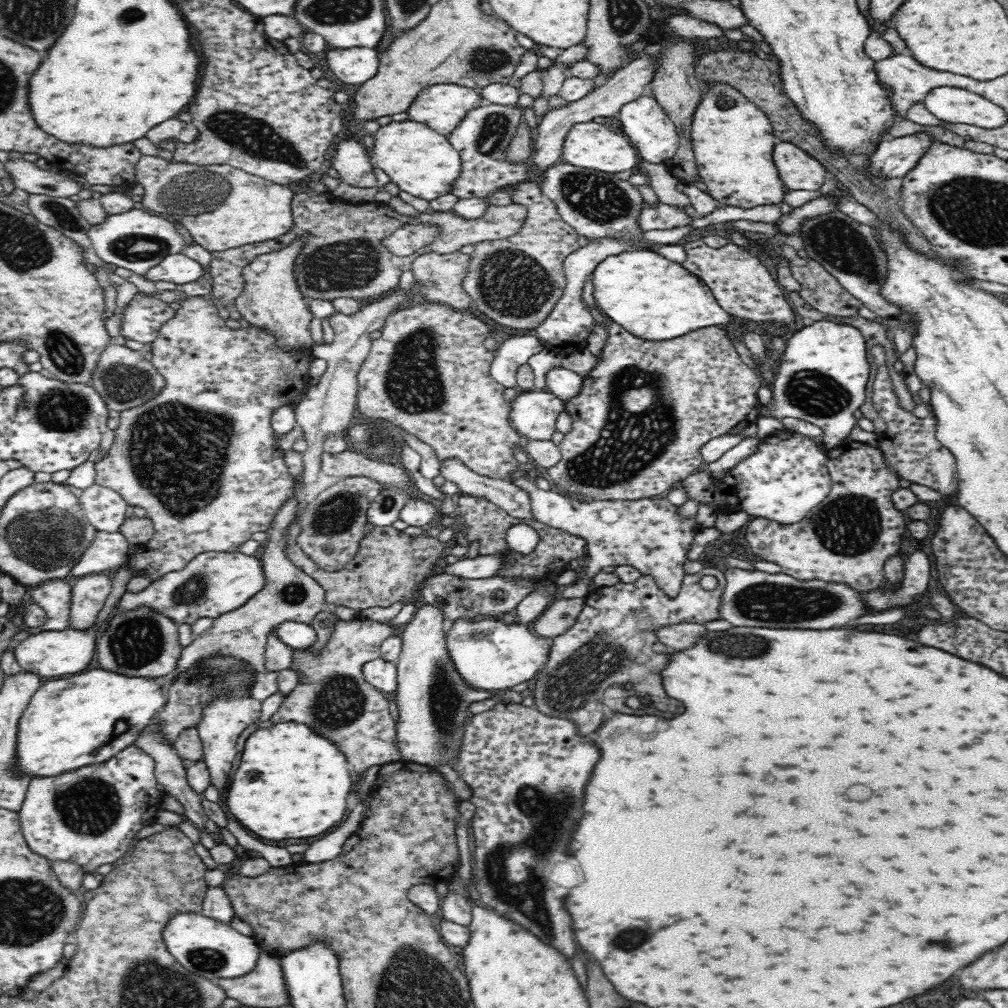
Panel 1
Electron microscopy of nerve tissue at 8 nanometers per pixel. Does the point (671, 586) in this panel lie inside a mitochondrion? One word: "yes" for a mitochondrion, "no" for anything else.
no

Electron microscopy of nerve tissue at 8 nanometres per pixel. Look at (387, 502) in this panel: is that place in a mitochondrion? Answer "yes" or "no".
yes

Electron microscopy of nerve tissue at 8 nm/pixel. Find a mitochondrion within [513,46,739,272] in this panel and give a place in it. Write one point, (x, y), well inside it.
(599, 198)

